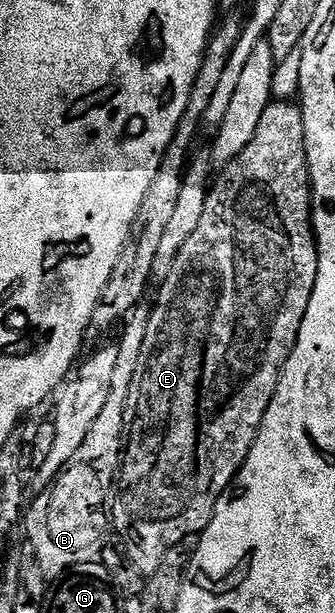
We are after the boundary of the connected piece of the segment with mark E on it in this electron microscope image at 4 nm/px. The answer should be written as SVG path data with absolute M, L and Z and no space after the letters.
M272 101L261 116L261 122L257 124L253 141L249 141L249 145L241 149L238 157L214 176L201 221L177 253L168 279L158 284L159 300L151 307L149 329L145 333L145 349L141 349L141 361L137 365L137 373L133 373L133 385L127 398L125 450L121 455L121 470L117 475L118 491L113 514L114 530L119 530L118 538L126 547L131 564L142 575L154 573L159 558L171 547L180 546L184 542L182 539L203 532L217 509L217 501L235 482L236 475L253 449L261 421L273 401L283 366L295 348L301 321L305 321L305 309L309 309L309 297L313 297L313 289L317 285L318 268L319 244L315 242L315 228L311 226L311 170L305 145L303 108L291 101Z

